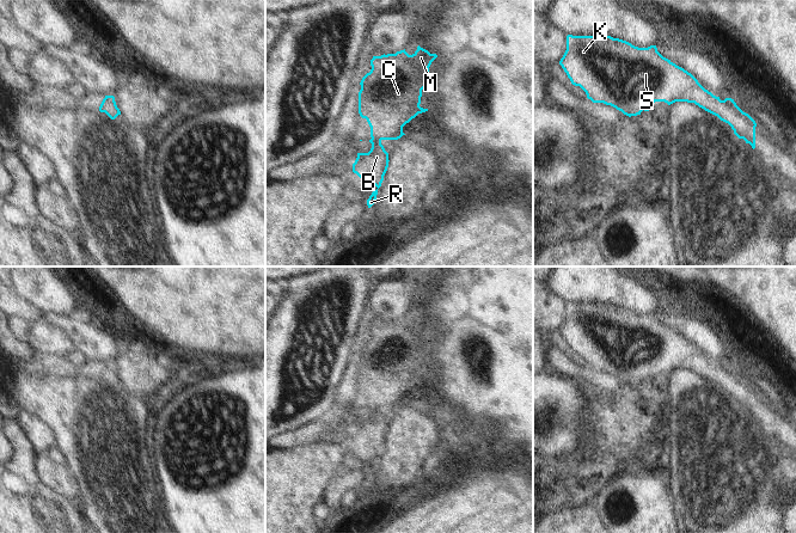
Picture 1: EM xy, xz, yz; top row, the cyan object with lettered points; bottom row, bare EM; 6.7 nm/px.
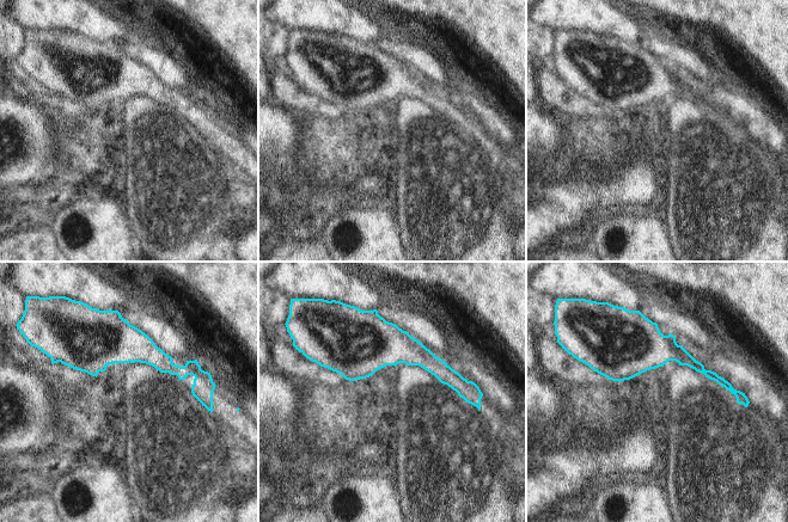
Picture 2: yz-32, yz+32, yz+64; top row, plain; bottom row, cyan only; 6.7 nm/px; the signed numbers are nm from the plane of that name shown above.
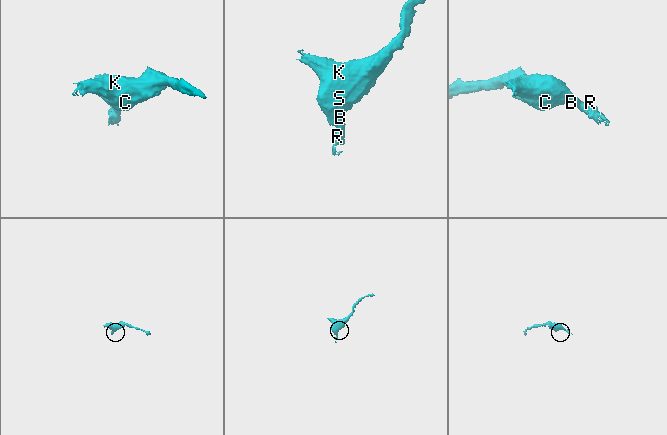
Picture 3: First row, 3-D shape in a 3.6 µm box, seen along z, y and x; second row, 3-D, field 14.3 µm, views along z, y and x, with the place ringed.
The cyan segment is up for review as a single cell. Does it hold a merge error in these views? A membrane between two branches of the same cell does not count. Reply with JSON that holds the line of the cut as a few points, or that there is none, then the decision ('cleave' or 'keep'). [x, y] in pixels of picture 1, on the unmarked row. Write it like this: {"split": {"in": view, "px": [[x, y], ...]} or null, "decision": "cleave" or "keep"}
{"split": null, "decision": "keep"}

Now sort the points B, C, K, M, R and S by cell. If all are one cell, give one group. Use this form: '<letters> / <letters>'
B C K M R S

